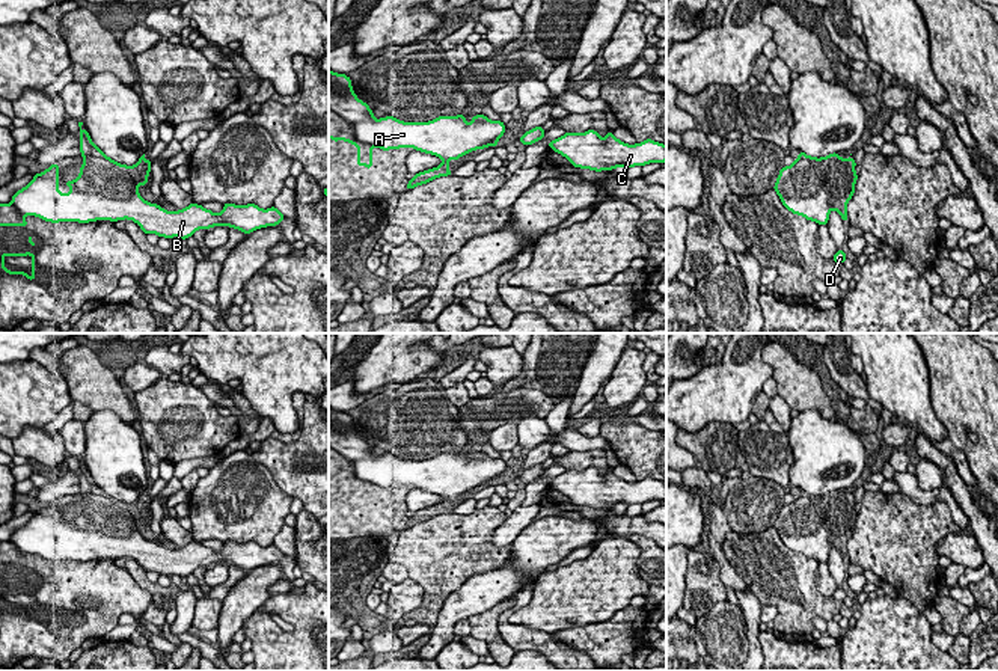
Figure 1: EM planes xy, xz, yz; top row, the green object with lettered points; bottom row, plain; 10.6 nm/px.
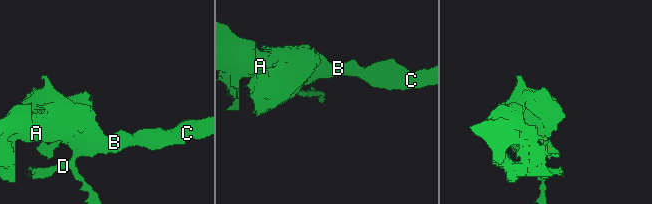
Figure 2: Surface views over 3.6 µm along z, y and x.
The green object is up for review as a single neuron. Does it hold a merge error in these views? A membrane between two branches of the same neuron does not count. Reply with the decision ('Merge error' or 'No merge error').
No merge error

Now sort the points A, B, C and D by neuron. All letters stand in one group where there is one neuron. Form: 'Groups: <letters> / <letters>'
Groups: A B C D

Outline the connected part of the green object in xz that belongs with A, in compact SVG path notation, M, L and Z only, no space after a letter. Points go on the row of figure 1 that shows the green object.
M329 69L329 139L356 145L357 166L372 169L374 146L383 151L413 148L443 160L440 166L416 173L406 190L452 175L449 160L497 146L504 134L505 124L485 115L475 115L470 124L464 115L439 116L428 122L403 122L395 116L375 119L372 109L356 97L351 78Z

